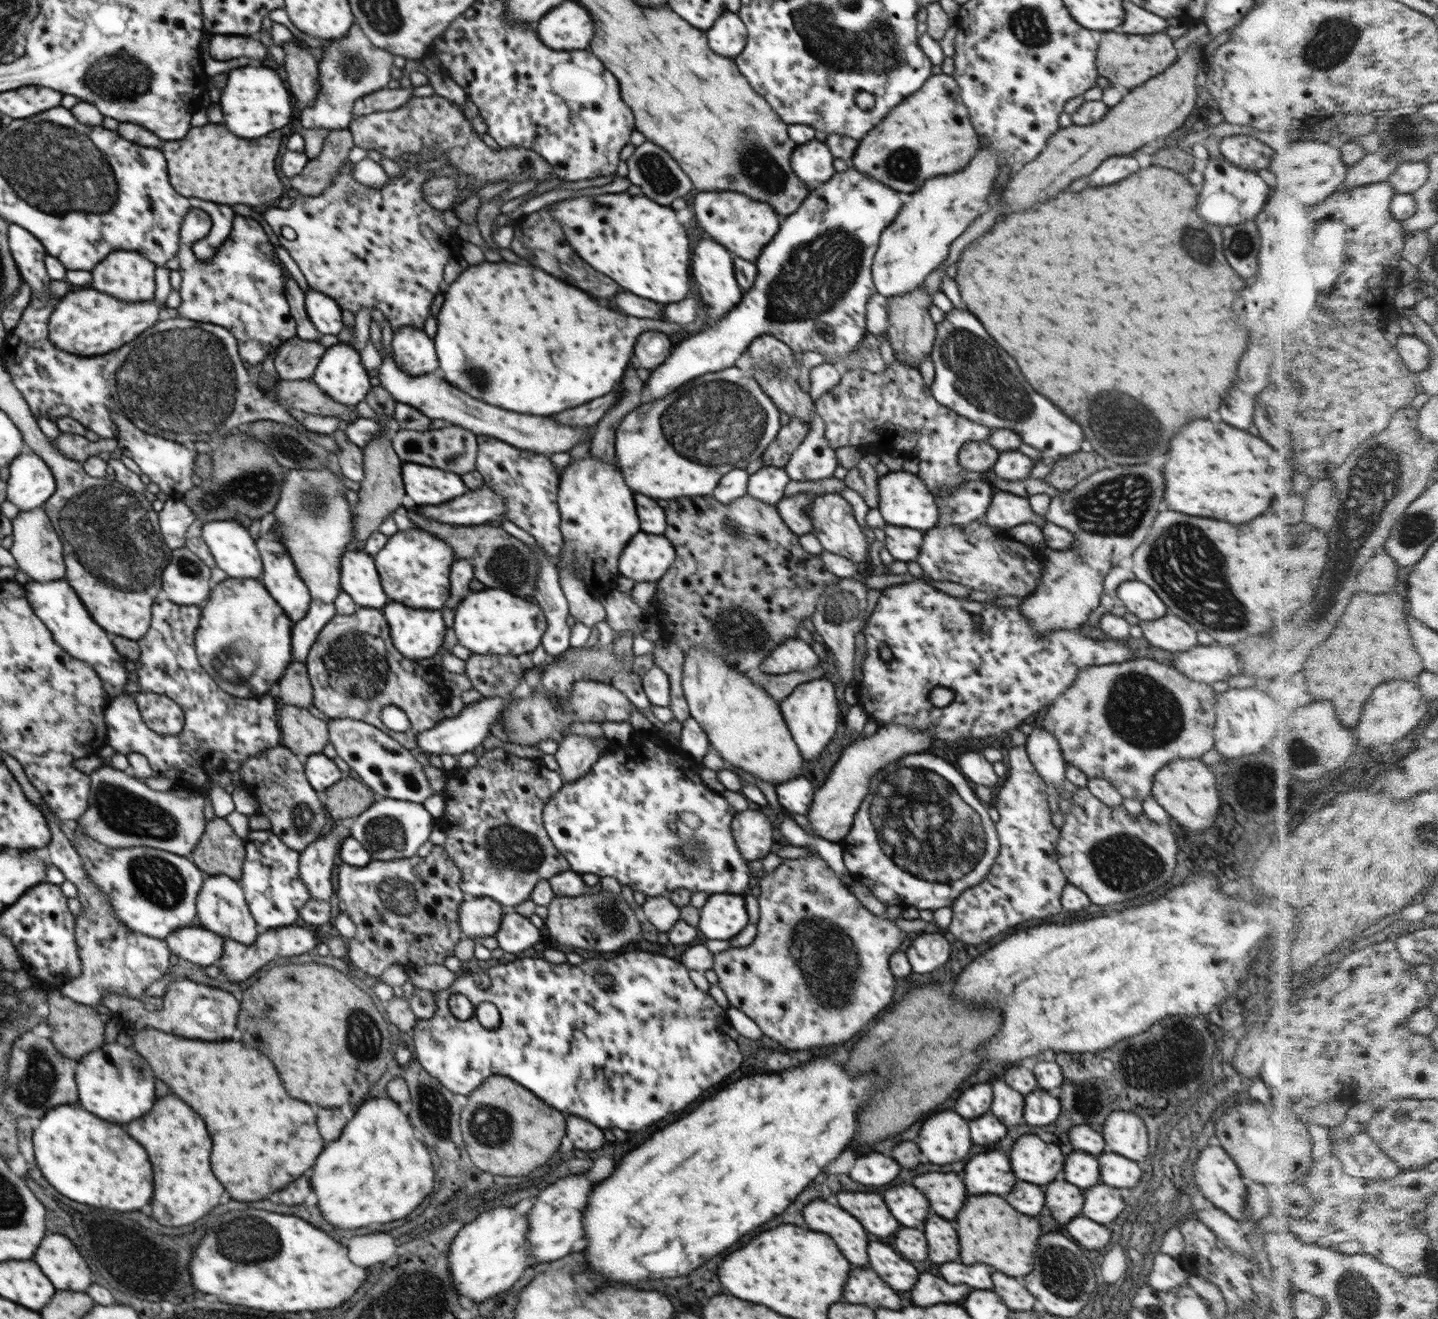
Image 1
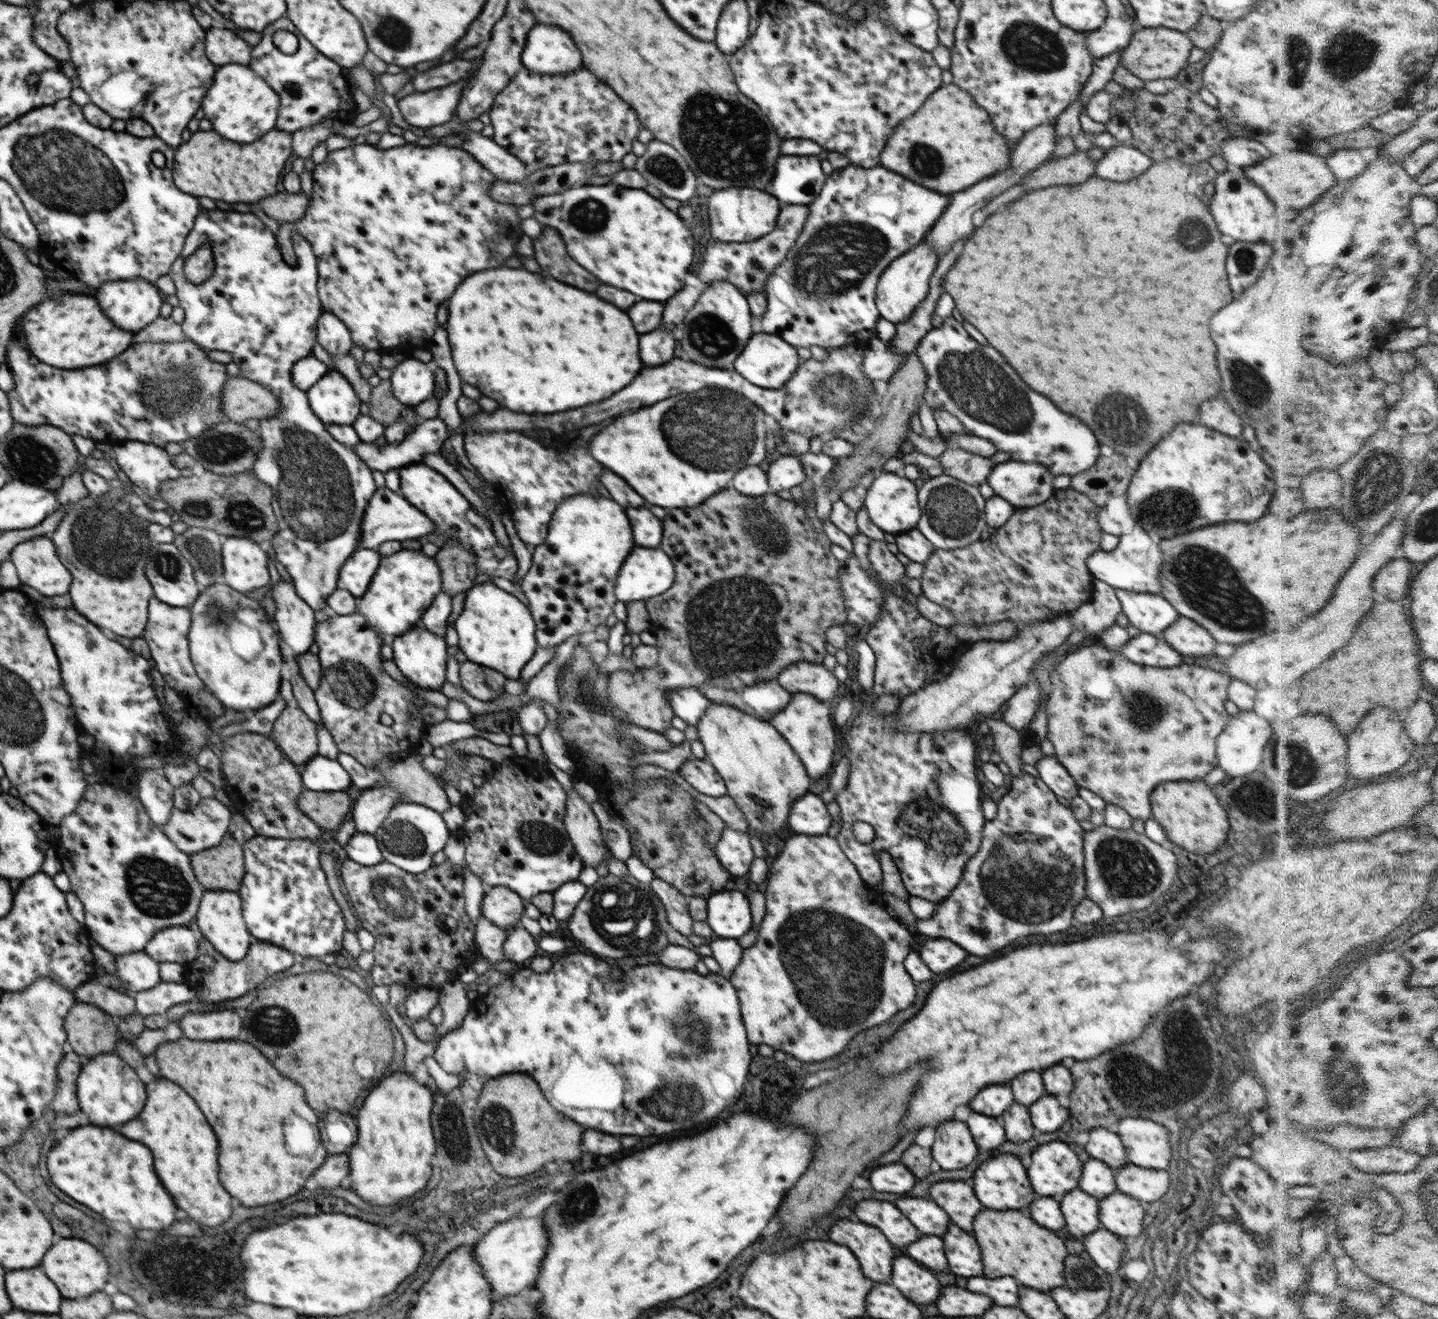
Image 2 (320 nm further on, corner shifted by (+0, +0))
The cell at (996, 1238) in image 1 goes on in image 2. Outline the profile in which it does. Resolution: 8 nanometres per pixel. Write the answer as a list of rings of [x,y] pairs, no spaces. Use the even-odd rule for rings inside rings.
[[[982,1210],[974,1222],[974,1238],[982,1248],[986,1278],[1012,1276],[1028,1288],[1052,1290],[1064,1284],[1064,1260],[1068,1256],[1064,1242],[1050,1230],[1038,1226],[1018,1210]]]

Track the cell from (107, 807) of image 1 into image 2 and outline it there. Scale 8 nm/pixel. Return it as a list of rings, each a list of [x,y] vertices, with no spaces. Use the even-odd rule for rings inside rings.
[[[201,798],[194,809],[182,811],[174,807],[166,824],[160,825],[164,834],[186,855],[191,856],[220,845],[221,840],[229,834],[231,810],[215,798]]]

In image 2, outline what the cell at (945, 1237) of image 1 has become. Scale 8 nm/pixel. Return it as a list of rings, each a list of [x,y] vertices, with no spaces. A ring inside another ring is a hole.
[[[950,1224],[948,1232],[942,1236],[944,1252],[948,1258],[948,1266],[958,1276],[984,1276],[982,1274],[982,1256],[976,1240],[960,1230],[958,1226]]]

